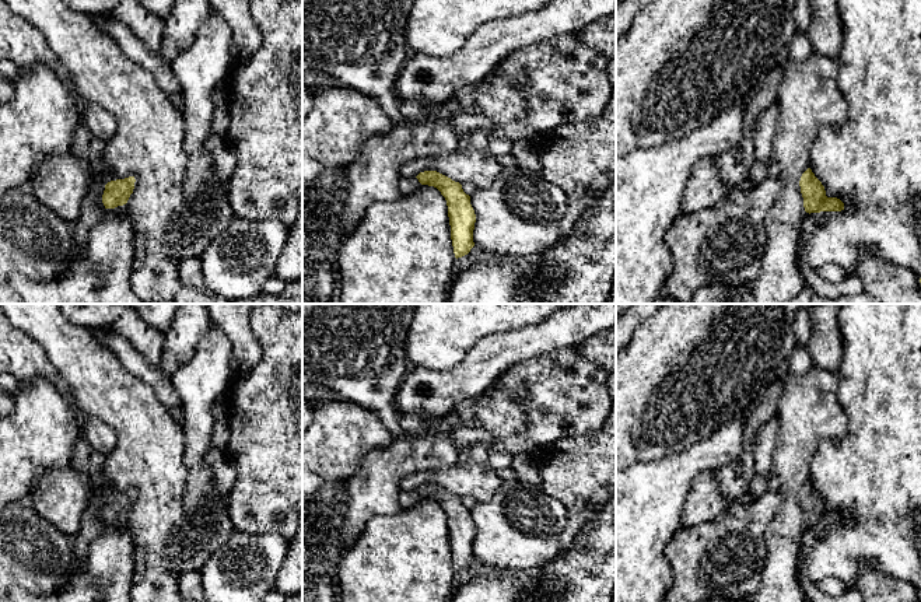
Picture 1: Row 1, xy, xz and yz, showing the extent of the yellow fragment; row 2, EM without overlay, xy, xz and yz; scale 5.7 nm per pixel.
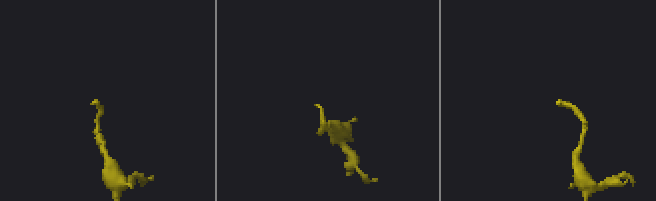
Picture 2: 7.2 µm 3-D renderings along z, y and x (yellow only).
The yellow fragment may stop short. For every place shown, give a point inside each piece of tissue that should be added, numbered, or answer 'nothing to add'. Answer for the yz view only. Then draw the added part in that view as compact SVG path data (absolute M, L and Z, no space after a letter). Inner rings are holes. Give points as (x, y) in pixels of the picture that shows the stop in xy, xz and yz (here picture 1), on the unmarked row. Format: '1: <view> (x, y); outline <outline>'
nothing to add

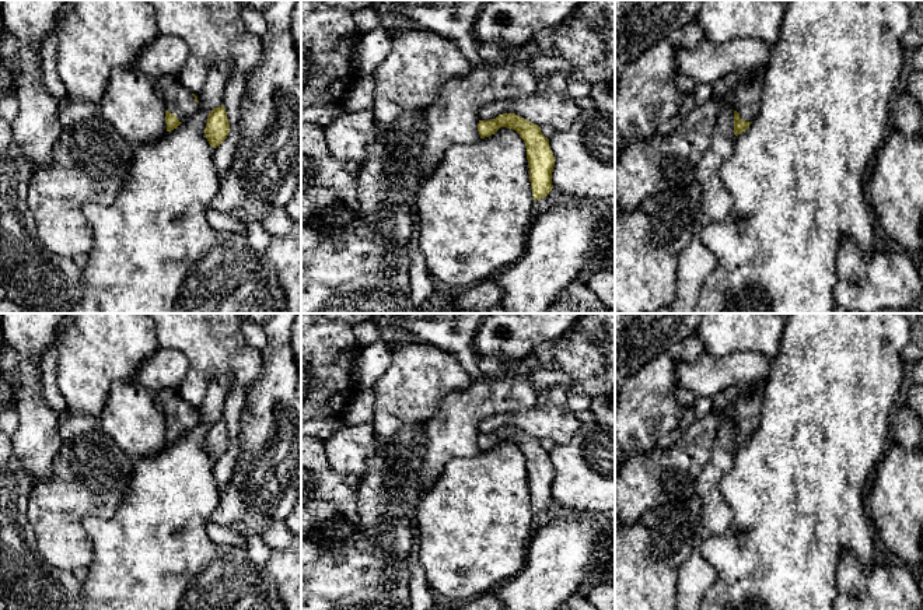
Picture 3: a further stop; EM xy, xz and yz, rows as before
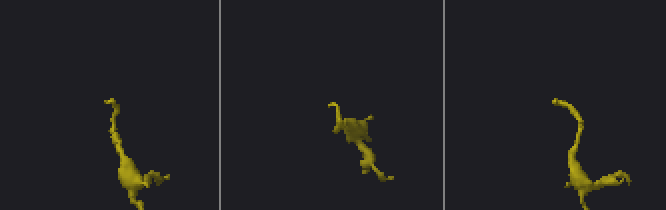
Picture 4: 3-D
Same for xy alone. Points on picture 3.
1: xy (179, 414); outline M162 389L157 392L157 399L165 414L165 424L174 427L179 435L185 435L199 423L195 410L182 399L178 389Z

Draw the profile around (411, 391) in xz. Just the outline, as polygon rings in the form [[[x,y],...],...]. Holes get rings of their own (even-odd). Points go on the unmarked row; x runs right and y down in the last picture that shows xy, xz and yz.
[[[391,343],[392,364],[375,381],[373,430],[377,438],[410,424],[426,424],[443,399],[472,383],[458,358],[431,343]]]

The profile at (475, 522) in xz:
[[[500,441],[494,448],[475,456],[457,456],[448,460],[440,477],[422,495],[416,508],[419,560],[431,590],[450,599],[469,602],[494,592],[514,578],[527,562],[534,536],[534,515],[525,456],[515,444]]]

